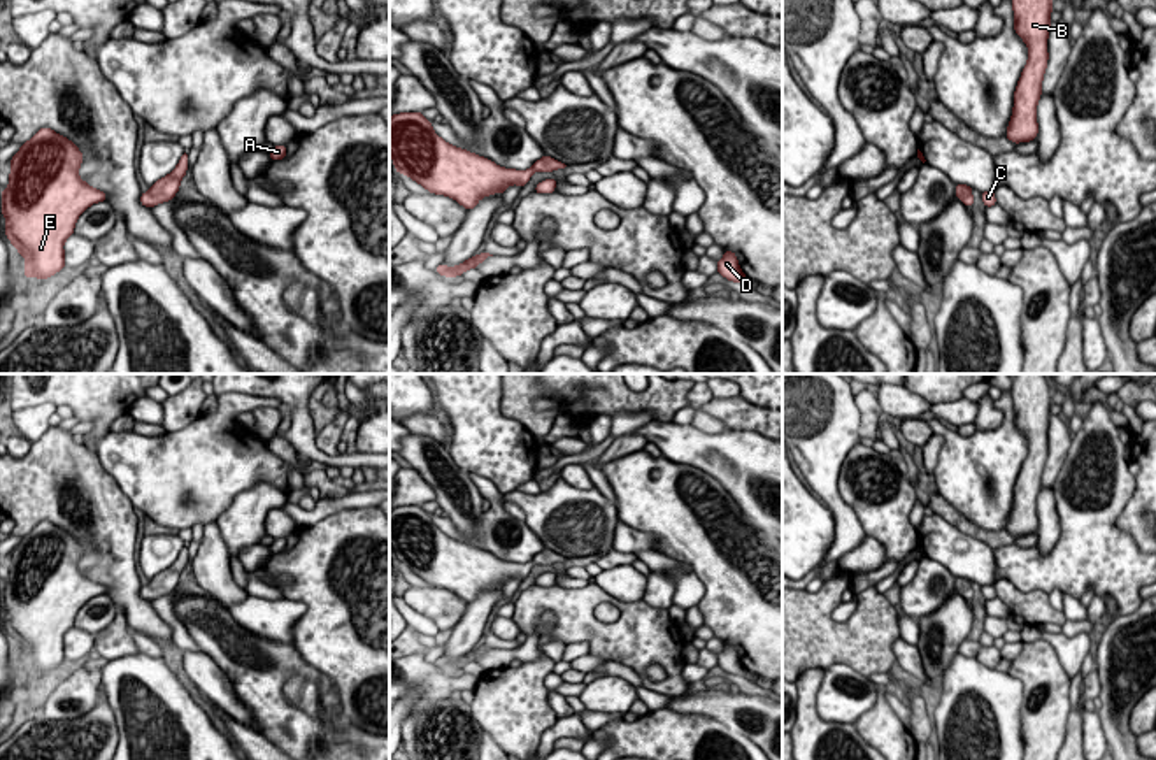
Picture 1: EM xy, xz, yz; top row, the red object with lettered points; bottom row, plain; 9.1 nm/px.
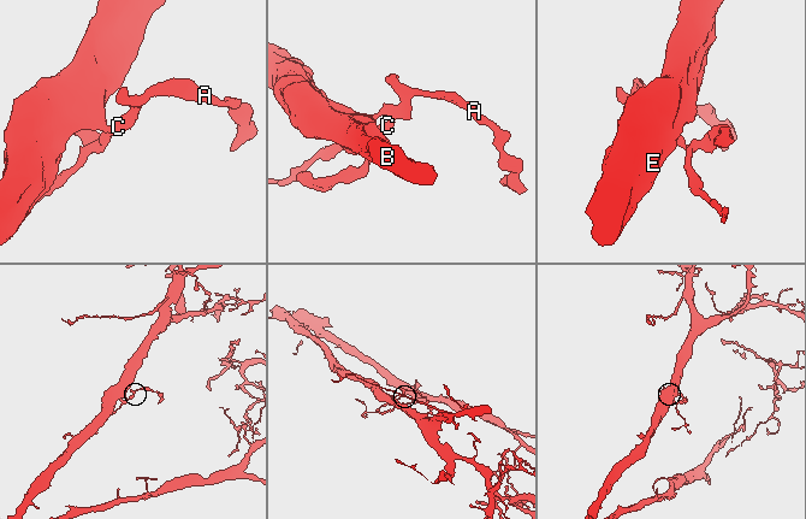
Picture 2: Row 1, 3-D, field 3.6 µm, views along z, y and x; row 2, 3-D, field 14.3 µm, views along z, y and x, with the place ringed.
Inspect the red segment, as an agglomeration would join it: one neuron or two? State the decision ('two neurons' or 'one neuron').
one neuron

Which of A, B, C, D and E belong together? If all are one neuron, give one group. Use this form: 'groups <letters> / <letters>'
groups A B C D E

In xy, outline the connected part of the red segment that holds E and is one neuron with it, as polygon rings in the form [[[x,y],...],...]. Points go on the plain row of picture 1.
[[[40,521],[11,553],[9,579],[2,583],[5,628],[26,653],[25,670],[47,672],[65,660],[65,634],[74,627],[77,611],[107,588],[79,570],[82,546],[67,530]]]

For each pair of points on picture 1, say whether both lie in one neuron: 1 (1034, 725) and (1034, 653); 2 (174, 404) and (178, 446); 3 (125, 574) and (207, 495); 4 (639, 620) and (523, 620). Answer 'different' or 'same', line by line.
1: same
2: different
3: different
4: same

